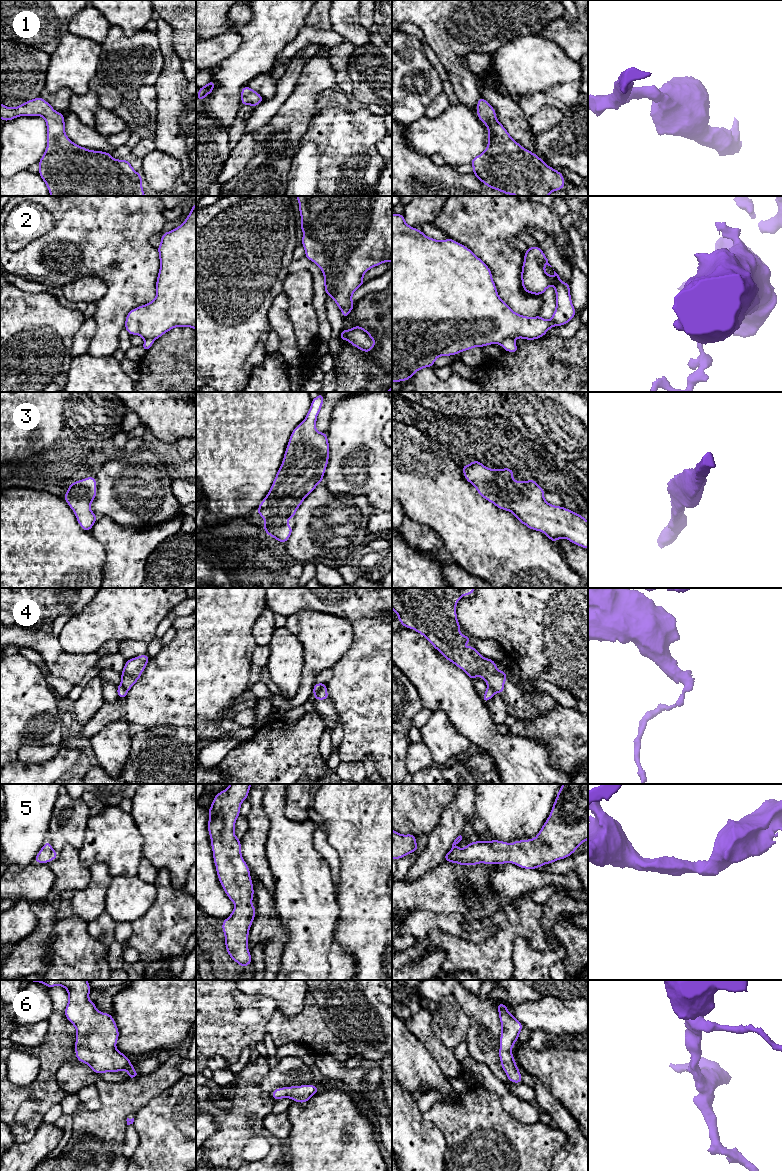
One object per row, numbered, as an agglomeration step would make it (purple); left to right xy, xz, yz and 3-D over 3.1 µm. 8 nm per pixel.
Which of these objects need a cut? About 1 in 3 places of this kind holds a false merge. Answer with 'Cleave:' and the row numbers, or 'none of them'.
Cleave: 2, 4

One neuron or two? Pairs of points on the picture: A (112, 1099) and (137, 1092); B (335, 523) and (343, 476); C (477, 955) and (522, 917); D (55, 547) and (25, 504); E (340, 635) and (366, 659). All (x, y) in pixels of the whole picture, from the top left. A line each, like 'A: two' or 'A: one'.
A: one
B: two
C: one
D: one
E: two

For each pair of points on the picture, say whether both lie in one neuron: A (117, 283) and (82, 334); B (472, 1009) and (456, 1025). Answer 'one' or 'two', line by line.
A: two
B: two

